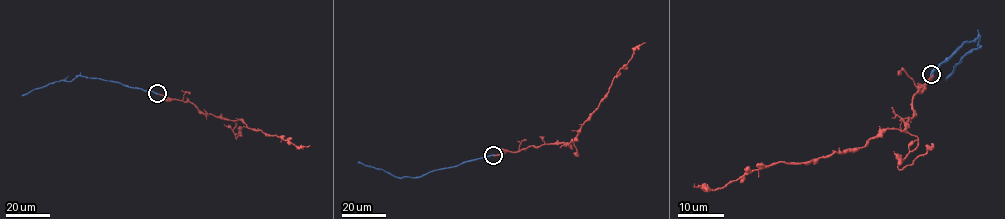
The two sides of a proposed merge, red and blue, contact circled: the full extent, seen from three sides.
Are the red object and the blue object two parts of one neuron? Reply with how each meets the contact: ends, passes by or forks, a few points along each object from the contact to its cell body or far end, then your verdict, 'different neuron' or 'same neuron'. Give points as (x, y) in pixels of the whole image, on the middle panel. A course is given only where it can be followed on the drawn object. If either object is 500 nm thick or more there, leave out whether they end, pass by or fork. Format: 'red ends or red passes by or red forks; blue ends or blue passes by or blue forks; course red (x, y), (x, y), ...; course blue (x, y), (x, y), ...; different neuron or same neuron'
red ends; blue ends; course red (493, 155), (517, 152), (531, 146), (571, 143), (597, 109), (618, 71), (632, 57), (636, 47), (646, 43); course blue (493, 155), (417, 177), (395, 177), (358, 162); different neuron

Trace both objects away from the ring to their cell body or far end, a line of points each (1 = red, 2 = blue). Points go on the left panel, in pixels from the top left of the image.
1: (157, 93), (171, 99), (190, 101), (205, 114), (242, 119), (248, 128), (288, 140), (298, 148), (310, 145)
2: (157, 93), (76, 76), (70, 81), (50, 83), (22, 96)

